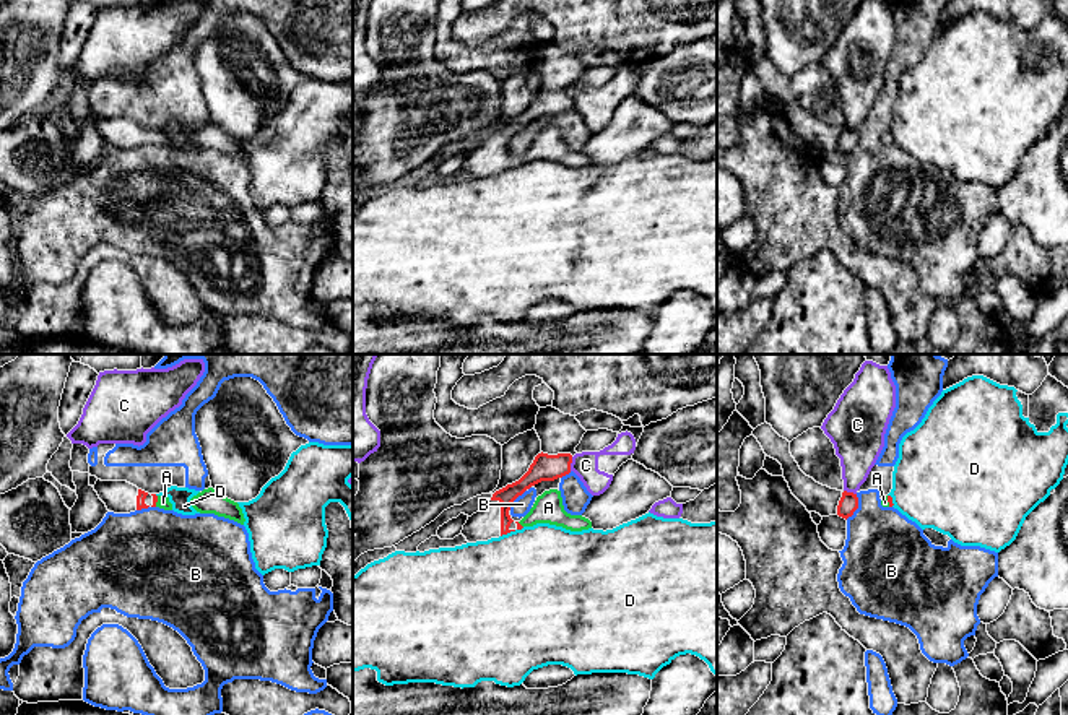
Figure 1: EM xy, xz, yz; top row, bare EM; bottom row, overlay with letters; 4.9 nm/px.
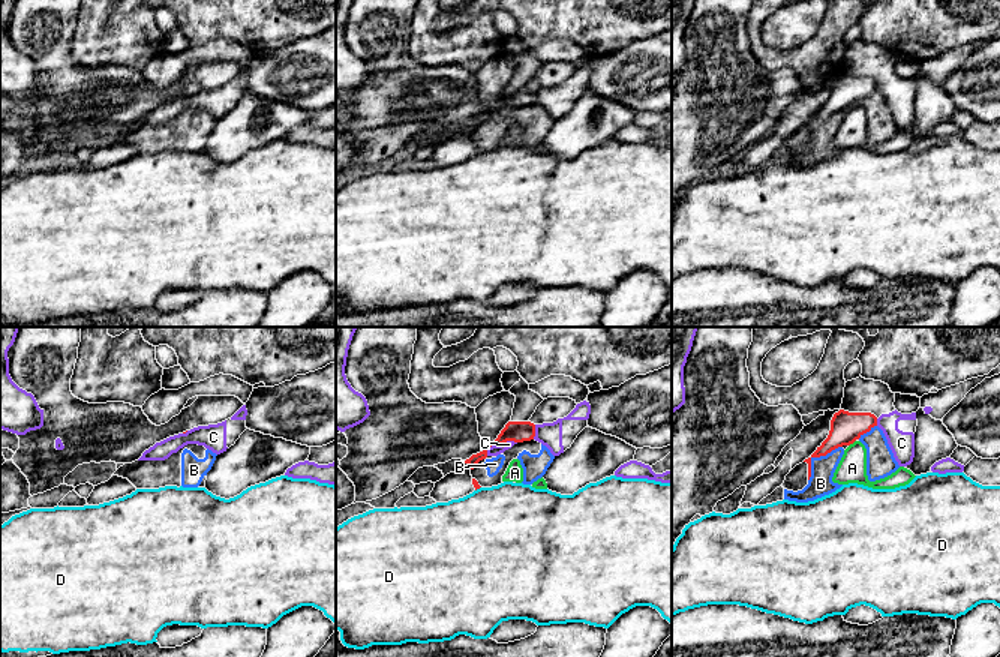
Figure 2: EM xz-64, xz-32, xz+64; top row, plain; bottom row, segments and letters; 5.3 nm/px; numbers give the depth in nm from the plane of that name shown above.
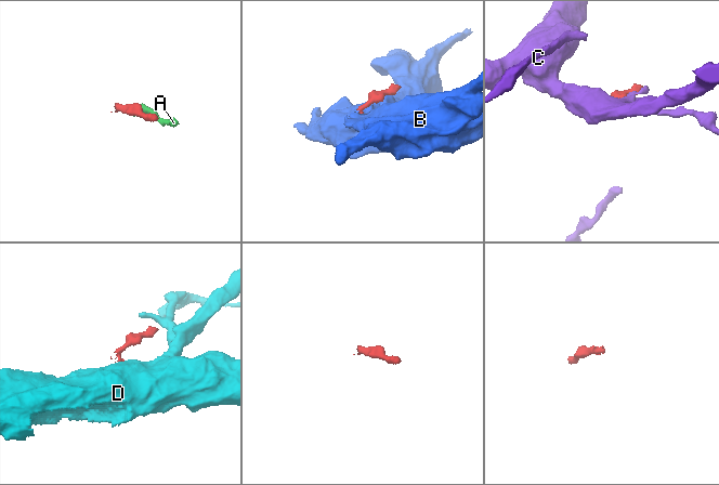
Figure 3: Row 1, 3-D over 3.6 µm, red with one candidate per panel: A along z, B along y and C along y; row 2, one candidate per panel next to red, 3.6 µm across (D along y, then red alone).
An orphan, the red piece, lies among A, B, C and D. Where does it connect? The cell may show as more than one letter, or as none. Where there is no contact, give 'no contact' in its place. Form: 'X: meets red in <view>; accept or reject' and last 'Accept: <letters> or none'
A: meets red in xy; accept
B: meets red in yz; reject
C: meets red in xz; reject
D: meets red in xz; reject
Accept: A

